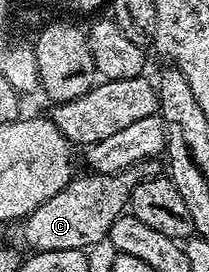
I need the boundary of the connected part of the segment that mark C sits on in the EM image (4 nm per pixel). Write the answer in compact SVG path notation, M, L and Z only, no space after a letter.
M154 163L136 164L117 174L94 172L87 176L76 175L60 192L53 194L37 210L24 216L18 225L19 236L28 253L49 250L91 250L94 244L108 239L113 222L128 211L133 190L144 177L156 175Z

